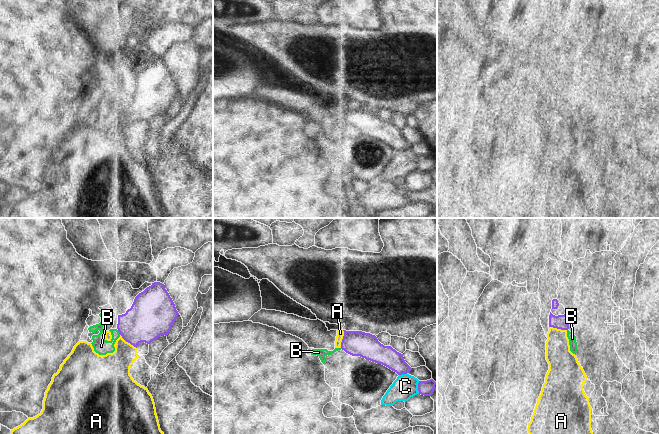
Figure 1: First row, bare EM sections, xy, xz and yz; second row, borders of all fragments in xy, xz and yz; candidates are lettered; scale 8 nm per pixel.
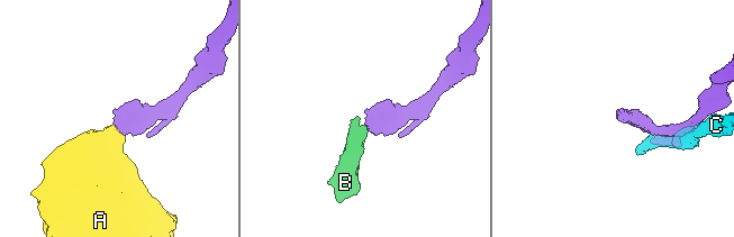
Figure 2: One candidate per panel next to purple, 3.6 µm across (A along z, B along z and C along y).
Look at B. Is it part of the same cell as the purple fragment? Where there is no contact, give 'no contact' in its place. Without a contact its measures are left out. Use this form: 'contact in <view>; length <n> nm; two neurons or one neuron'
contact in xy; length 50 nm; two neurons

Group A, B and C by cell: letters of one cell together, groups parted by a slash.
A / B / C

